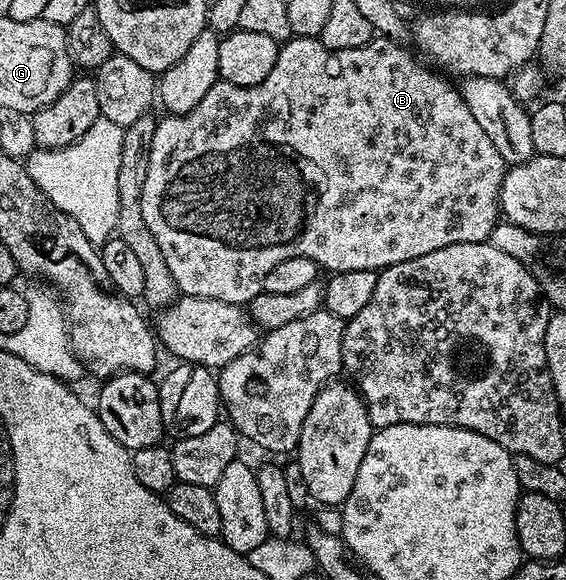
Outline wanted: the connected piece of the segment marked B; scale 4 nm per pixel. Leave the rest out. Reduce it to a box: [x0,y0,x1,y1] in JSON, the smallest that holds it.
[142,37,506,305]

